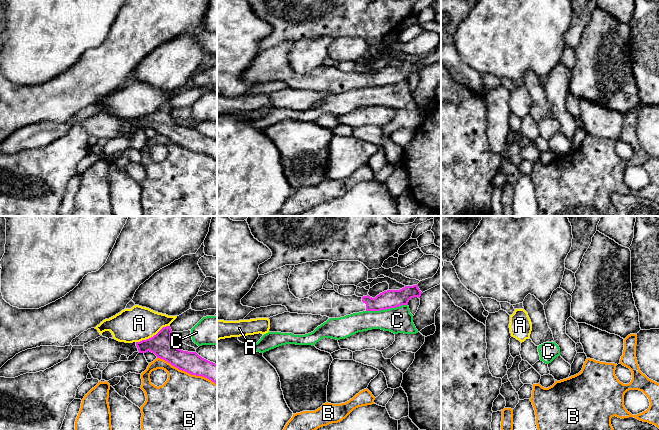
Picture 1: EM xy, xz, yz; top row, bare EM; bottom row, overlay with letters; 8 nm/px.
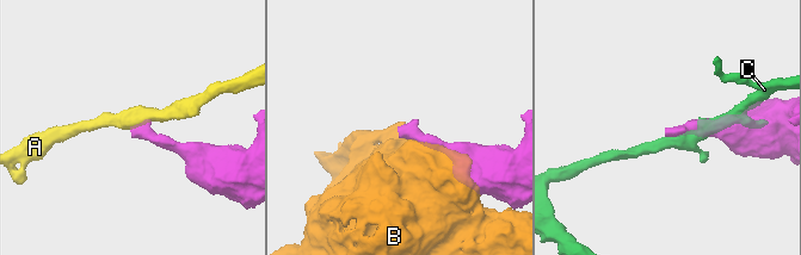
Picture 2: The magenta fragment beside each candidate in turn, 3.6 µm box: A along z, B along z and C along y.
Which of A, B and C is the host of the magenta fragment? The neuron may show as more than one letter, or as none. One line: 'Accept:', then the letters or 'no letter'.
Accept: no letter

